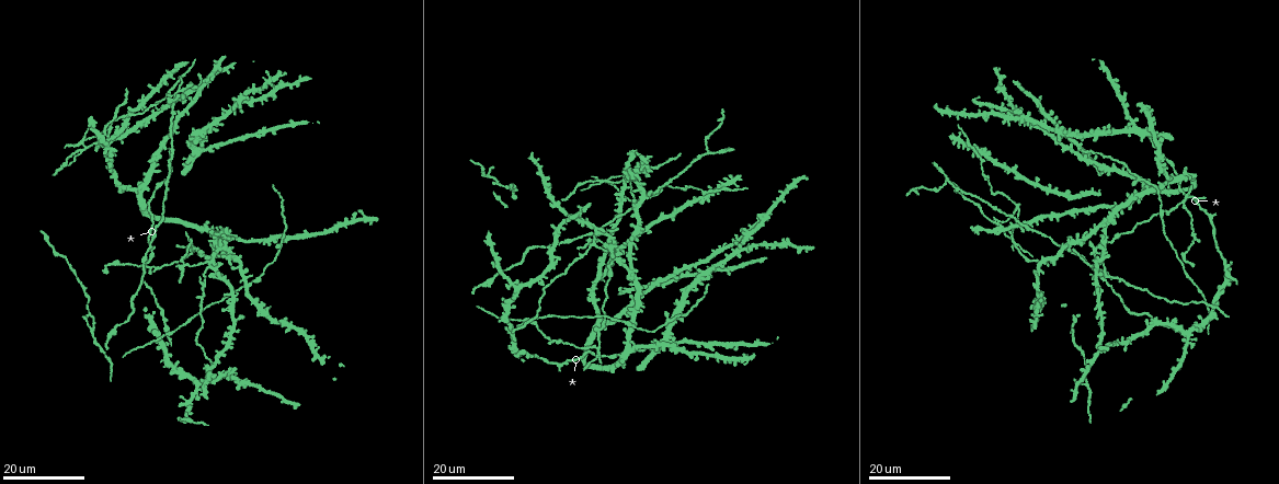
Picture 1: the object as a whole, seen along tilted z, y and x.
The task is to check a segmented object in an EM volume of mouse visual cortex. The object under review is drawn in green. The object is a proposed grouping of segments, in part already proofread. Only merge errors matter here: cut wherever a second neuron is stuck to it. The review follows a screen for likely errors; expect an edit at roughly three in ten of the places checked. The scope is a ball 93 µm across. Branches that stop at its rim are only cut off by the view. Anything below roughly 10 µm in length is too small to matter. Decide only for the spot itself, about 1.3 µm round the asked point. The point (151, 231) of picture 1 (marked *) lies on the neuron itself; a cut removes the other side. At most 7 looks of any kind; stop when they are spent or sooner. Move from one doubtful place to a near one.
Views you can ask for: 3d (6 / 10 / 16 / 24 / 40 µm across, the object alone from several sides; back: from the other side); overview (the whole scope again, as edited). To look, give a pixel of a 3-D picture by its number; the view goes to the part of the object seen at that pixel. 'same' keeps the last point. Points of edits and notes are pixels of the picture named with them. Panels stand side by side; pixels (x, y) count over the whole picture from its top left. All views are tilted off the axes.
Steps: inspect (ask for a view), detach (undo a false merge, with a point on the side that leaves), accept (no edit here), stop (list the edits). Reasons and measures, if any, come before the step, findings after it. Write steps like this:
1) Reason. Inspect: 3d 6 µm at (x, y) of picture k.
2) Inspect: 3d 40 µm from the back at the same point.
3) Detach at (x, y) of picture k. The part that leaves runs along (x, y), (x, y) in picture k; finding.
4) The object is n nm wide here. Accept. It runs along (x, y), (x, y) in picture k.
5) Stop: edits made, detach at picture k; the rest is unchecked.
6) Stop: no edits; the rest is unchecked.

Four arms meet. Inspect: 3d 24 µm at (211, 266) of picture 1.

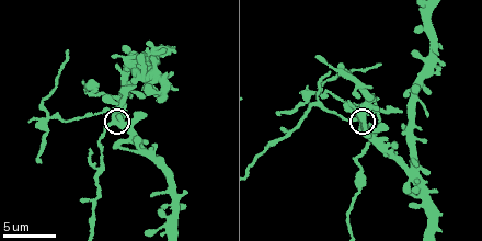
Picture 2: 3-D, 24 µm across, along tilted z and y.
Inspect: 3d 6 µm at (118, 125) of picture 2.

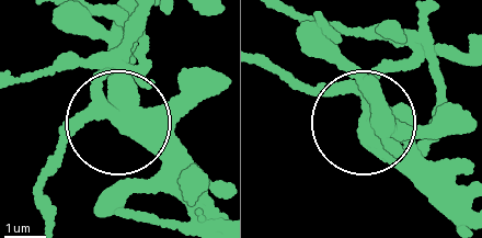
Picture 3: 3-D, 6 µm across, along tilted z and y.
From behind. Inspect: 3d 6 µm from the back at (123, 119) of picture 3.

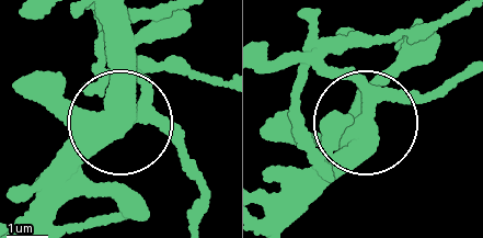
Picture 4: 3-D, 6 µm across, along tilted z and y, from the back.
The object is 420 nm wide here. Detach at (325, 50) of picture 4. The part that leaves runs along (366, 87), (331, 74), (307, 82), (300, 116), (325, 157) in picture 4; a second neuron is stuck on.

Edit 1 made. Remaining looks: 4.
Inspect: overview.

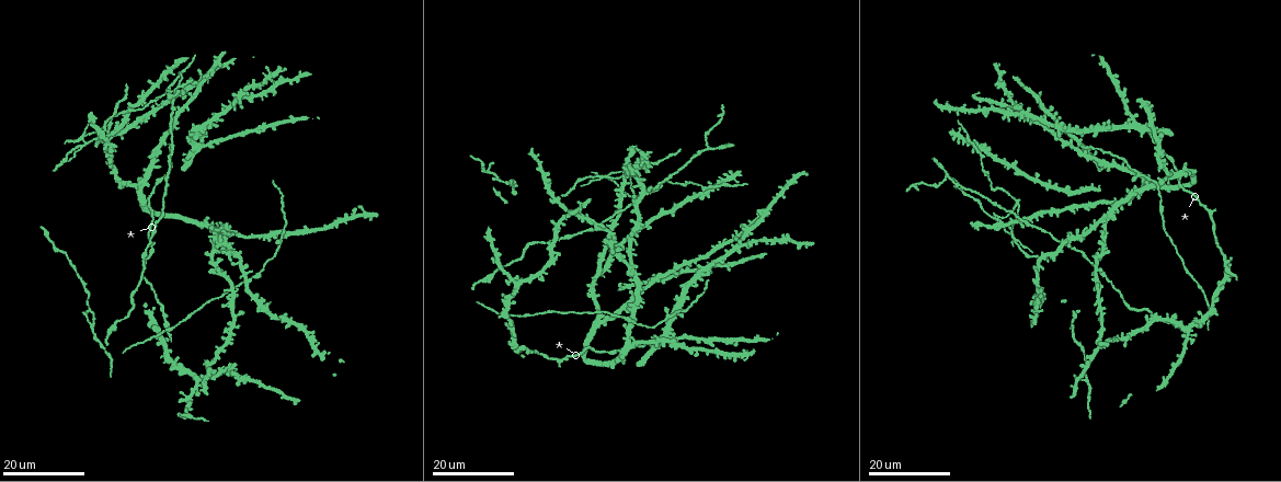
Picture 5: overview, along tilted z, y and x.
Side arm on a straight run. Inspect: 3d 24 µm at (500, 178) of picture 5.

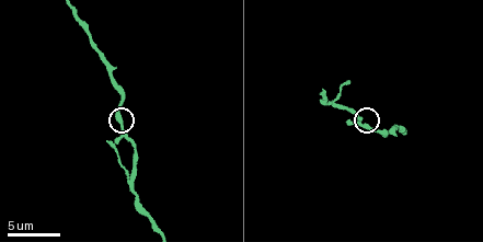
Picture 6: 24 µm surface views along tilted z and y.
Inspect: 3d 6 µm at (120, 125) of picture 6.

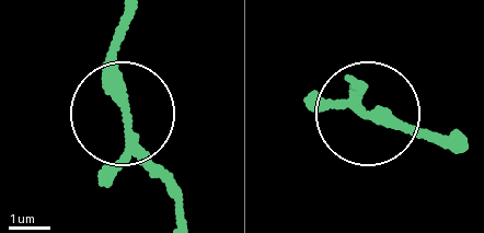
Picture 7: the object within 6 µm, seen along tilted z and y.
3 arms meet here. Accept. It runs along (124, 15), (115, 82), (126, 146), (168, 185) in picture 7; all the same neuron.

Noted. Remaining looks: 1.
Stop: edits made, detach at picture 4; the rest is unchecked.

